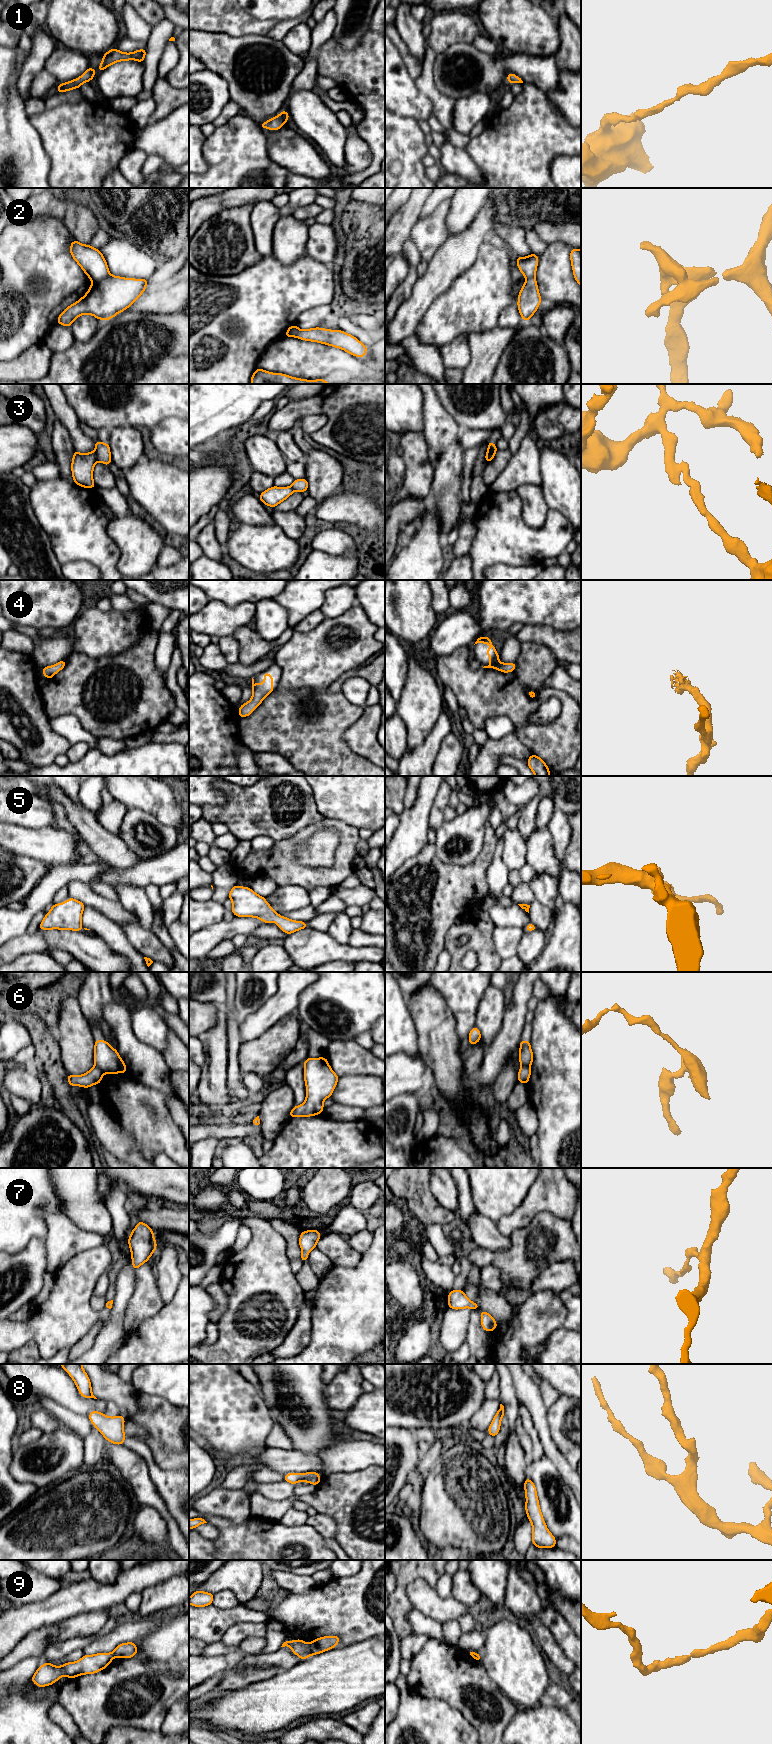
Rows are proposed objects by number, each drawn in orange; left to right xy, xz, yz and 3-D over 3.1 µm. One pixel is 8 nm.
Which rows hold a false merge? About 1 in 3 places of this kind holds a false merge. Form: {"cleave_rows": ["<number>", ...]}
{"cleave_rows": ["3", "6", "9"]}

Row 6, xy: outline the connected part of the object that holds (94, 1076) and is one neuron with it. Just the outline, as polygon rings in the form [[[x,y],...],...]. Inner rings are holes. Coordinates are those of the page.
[[[94,1066],[87,1073],[79,1075],[79,1076],[68,1074],[67,1081],[71,1085],[71,1087],[81,1086],[84,1088],[89,1088],[90,1086],[94,1084],[100,1084],[103,1075],[104,1075],[103,1071],[97,1066]]]

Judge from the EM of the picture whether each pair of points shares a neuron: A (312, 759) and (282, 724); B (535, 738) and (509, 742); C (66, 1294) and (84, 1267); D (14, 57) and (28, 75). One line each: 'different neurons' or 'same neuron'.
A: same neuron
B: different neurons
C: same neuron
D: different neurons

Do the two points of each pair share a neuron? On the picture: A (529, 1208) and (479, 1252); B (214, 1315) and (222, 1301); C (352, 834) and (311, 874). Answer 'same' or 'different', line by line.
A: different
B: same
C: same

